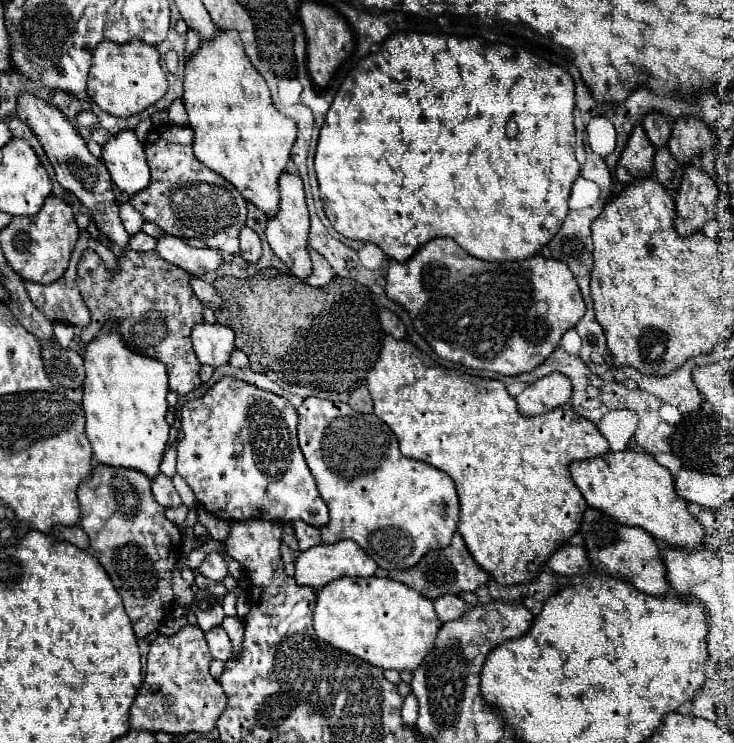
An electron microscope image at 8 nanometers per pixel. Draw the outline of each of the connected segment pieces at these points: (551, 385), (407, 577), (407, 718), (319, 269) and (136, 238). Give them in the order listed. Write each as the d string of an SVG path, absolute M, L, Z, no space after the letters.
M552 373L528 385L516 397L516 403L518 403L518 411L524 417L534 417L566 405L570 395L572 395L570 379L560 373Z
M456 533L452 537L452 543L446 549L436 549L430 551L414 569L406 569L406 571L386 571L386 569L376 569L374 573L376 577L388 577L394 581L400 581L412 589L416 589L418 593L422 593L428 599L438 599L442 595L458 595L464 591L476 591L480 585L488 583L488 575L486 571L480 569L480 565L472 559L472 555L466 549L466 543L462 541L462 535Z
M410 693L406 699L404 699L404 705L402 705L402 719L406 725L414 725L416 723L416 717L418 717L418 701L416 697Z
M310 249L308 253L310 253L310 259L314 263L314 271L312 271L312 277L306 279L306 283L312 285L312 287L324 287L324 285L328 285L336 277L336 273L332 271L332 267L328 265L328 261L320 253L316 253L314 249Z
M136 233L130 237L130 249L138 251L138 253L148 253L148 251L154 251L156 249L156 239L146 235L146 233Z

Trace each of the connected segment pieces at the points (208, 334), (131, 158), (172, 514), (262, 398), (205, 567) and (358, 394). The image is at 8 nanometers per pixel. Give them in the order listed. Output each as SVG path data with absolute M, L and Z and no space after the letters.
M200 323L192 331L194 353L202 365L220 367L230 361L234 345L234 331L224 325Z
M120 131L118 135L114 135L102 147L102 159L120 193L126 193L132 197L150 185L150 171L148 171L148 163L144 157L144 145L136 139L134 131Z
M181 505L180 507L175 508L167 508L165 511L165 515L169 521L180 526L186 520L189 508L185 505Z
M234 377L220 379L196 401L186 401L180 413L184 437L178 443L178 475L192 487L198 503L226 521L268 519L288 523L302 519L310 525L328 521L328 507L322 501L314 477L298 449L296 409L284 399Z
M210 553L210 555L206 555L206 559L204 559L202 565L200 565L200 573L202 573L206 579L212 579L212 581L220 583L220 581L228 575L226 559L224 559L220 553Z
M358 387L352 395L350 395L350 401L348 405L360 413L372 413L374 411L374 403L372 403L372 397L368 393L366 387Z

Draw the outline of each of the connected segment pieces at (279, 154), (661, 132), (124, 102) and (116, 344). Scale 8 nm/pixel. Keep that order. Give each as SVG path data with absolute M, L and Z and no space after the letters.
M218 31L214 41L204 41L190 57L190 61L186 61L184 105L188 111L190 127L194 129L194 155L198 161L230 181L248 203L256 205L268 217L274 217L280 209L278 179L288 171L288 161L296 141L296 125L294 119L282 115L272 105L270 89L264 77L246 57L240 35L236 31Z
M658 113L646 115L642 121L642 127L644 127L650 143L656 149L666 147L666 141L670 139L670 125L668 125L668 119L664 115L658 115Z
M134 39L132 43L112 43L112 41L102 41L96 51L92 53L92 65L90 65L90 73L88 73L88 95L90 99L106 113L114 115L114 117L132 117L142 113L144 109L152 107L156 101L160 101L166 91L168 91L168 81L164 75L164 69L160 65L160 55L156 51L154 45L148 45L144 41Z
M112 323L104 325L98 337L84 347L84 367L86 383L82 407L94 459L110 467L136 469L154 479L160 473L160 463L170 443L170 423L166 421L166 367L160 361L128 351Z

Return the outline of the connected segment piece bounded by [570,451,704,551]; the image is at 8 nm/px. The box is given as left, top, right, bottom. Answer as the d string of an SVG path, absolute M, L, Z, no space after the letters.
M610 451L604 457L572 463L570 473L586 503L598 511L608 513L618 523L642 527L646 533L658 541L664 541L668 547L694 551L704 545L704 529L688 511L686 501L674 493L674 477L666 467L658 465L650 453Z

